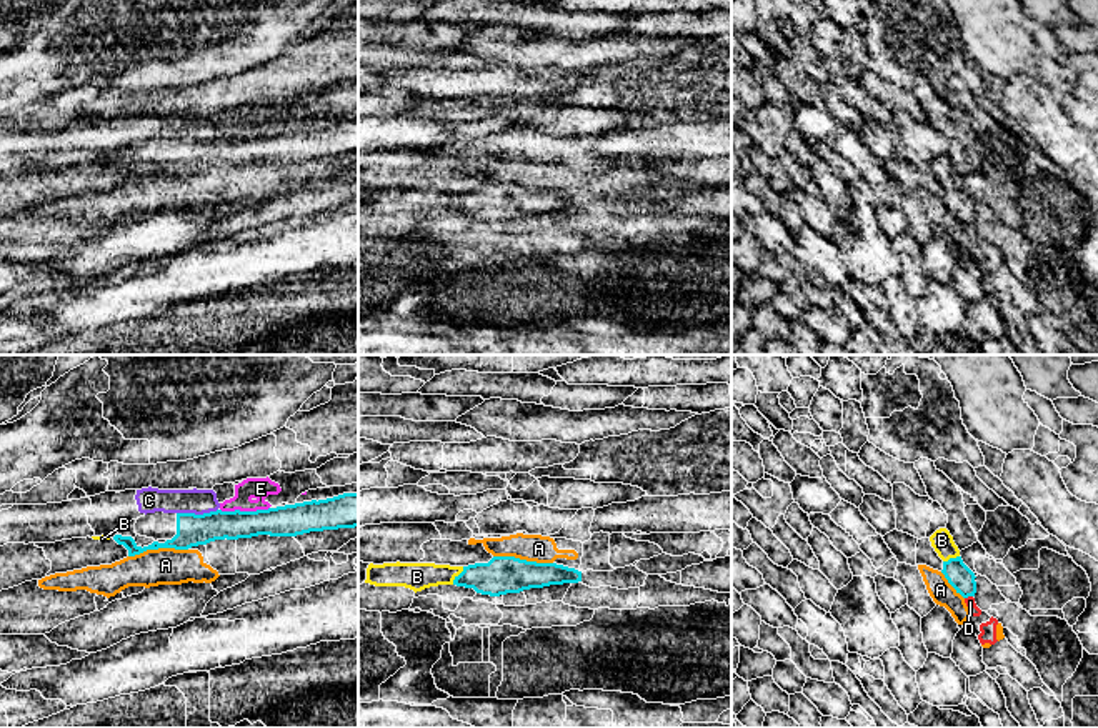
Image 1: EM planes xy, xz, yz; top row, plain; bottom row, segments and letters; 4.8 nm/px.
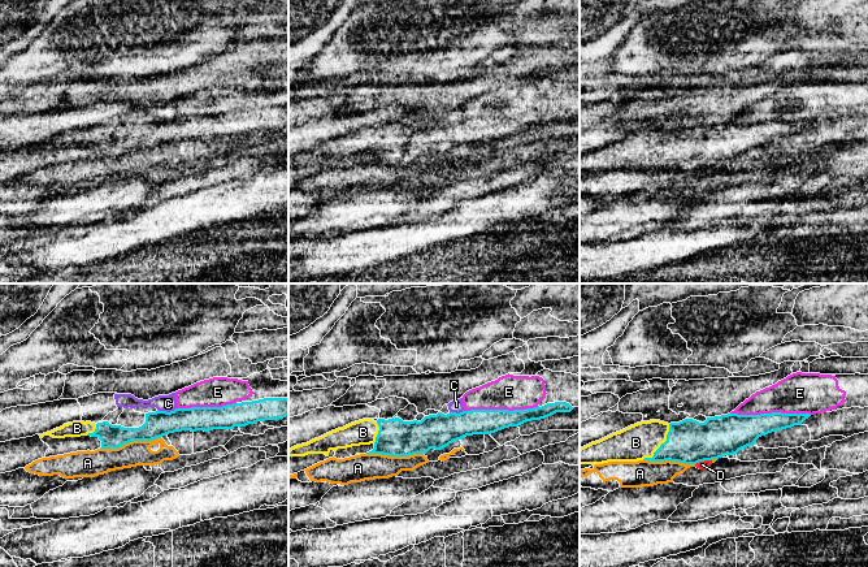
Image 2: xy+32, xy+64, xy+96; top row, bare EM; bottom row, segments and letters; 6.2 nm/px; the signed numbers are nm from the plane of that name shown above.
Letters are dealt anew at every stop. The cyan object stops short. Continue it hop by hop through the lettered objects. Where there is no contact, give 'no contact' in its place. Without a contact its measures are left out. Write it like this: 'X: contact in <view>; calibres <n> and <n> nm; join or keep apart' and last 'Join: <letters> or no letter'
A: contact in xy; calibres 160 and 180 nm; keep apart
B: contact in xz; calibres 180 and 140 nm; join
C: contact in xy; calibres 160 and 120 nm; keep apart
D: contact in yz; calibres 120 and 50 nm; keep apart
E: contact in xy; calibres 160 and 100 nm; keep apart
Join: B

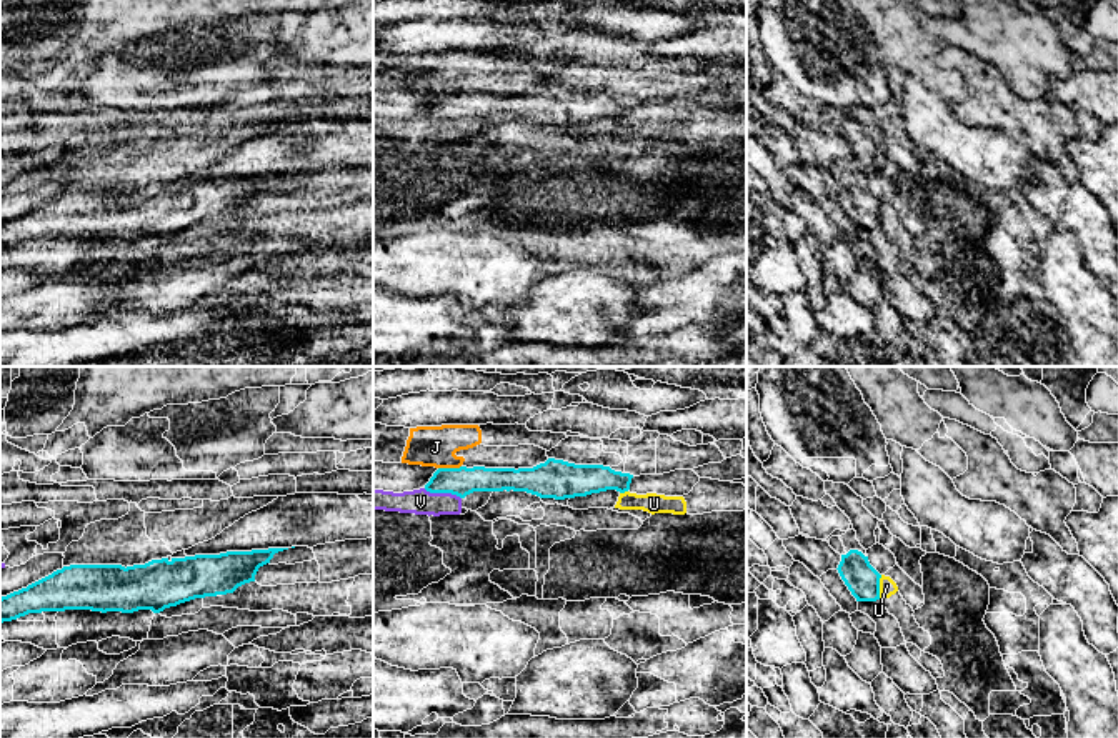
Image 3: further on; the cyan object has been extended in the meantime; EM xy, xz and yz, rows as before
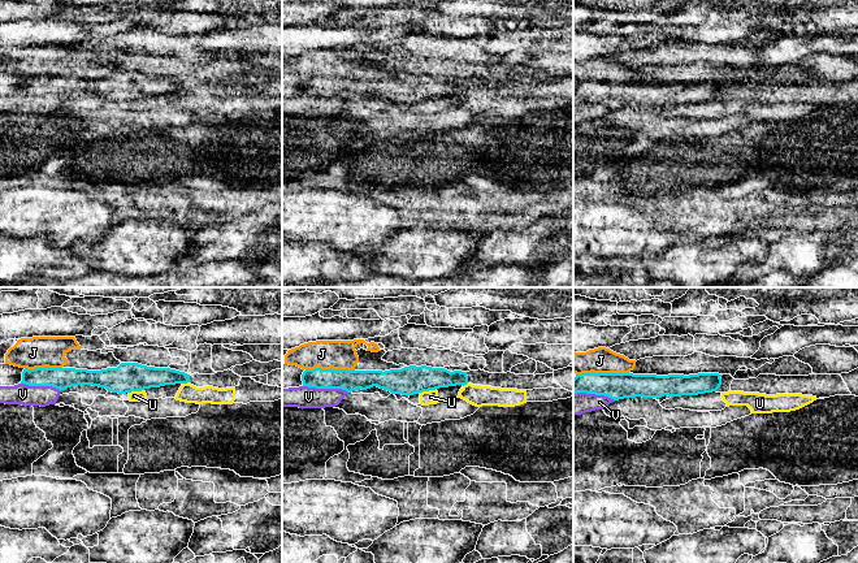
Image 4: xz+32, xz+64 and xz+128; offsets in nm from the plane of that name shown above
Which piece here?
J: contact in xz; calibres 140 and 190 nm; keep apart
U: contact in yz; calibres 160 and 80 nm; keep apart
V: contact in xz; calibres 140 and 130 nm; keep apart
Join: no letter

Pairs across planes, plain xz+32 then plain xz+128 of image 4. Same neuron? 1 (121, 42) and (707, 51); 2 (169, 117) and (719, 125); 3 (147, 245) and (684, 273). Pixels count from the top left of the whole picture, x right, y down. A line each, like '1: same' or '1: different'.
1: same
2: same
3: same

